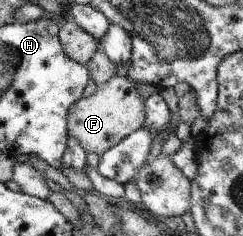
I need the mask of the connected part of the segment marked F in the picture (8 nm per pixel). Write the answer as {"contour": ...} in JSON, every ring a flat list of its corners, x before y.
{"contour":[[117,73,109,80,98,85,94,94,87,98,81,98,69,110,69,137,77,139,84,151,95,152,101,156,107,153,114,146,119,145,125,138,129,137,137,129,144,126,145,122,145,106,144,100,140,98,137,90,133,87,133,81,123,73]]}

